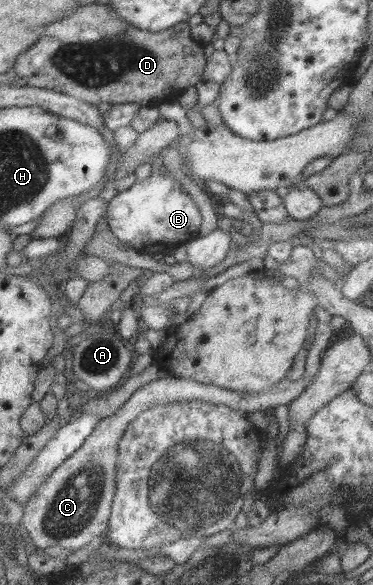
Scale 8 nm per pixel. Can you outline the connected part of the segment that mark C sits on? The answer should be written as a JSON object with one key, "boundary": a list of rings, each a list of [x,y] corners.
{"boundary":[[[313,376],[301,377],[290,381],[283,377],[279,383],[271,385],[257,393],[233,391],[213,385],[203,385],[198,381],[165,377],[155,379],[137,388],[125,403],[108,417],[101,418],[91,434],[76,449],[53,469],[45,483],[27,499],[23,506],[21,530],[27,540],[41,553],[75,551],[89,543],[93,537],[103,534],[107,529],[110,509],[115,493],[115,470],[117,470],[117,446],[120,436],[127,425],[139,413],[154,405],[167,405],[175,401],[201,400],[213,404],[223,404],[235,411],[245,413],[263,411],[267,407],[286,406],[297,397]]]}

